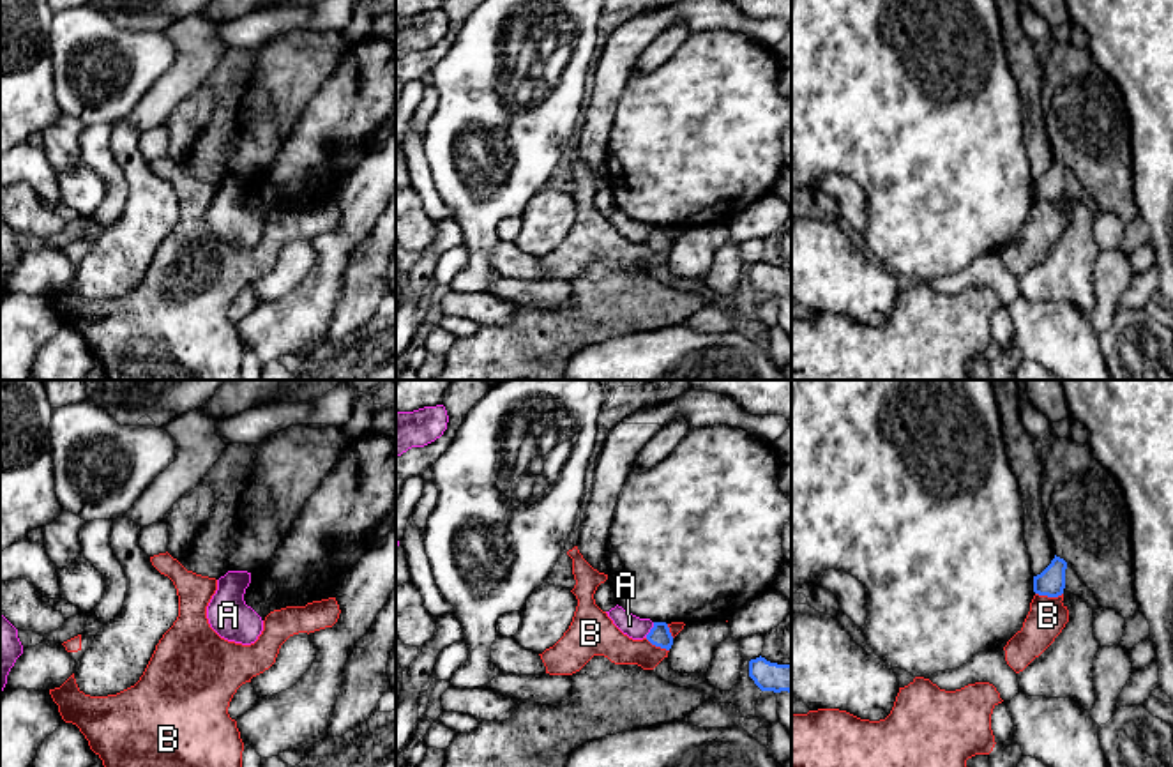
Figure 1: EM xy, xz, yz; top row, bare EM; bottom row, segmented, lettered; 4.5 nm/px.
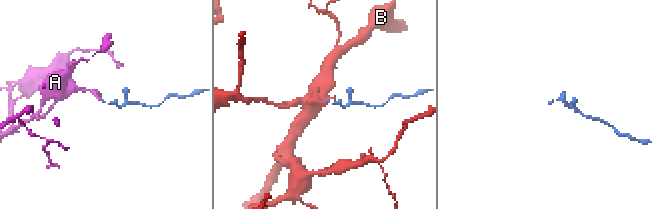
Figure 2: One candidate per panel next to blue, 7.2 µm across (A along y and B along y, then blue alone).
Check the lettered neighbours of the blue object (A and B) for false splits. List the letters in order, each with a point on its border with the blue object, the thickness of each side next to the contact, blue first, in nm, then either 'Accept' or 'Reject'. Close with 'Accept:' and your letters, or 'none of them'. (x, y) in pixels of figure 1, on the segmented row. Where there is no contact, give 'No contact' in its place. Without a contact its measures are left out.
A: Touches blue at xz (650, 630). Thickness 100 nm (blue) against 100 nm. Reject
B: Touches blue at yz (1050, 596). Thickness 130 nm (blue) against 170 nm. Reject
Accept: none of them

